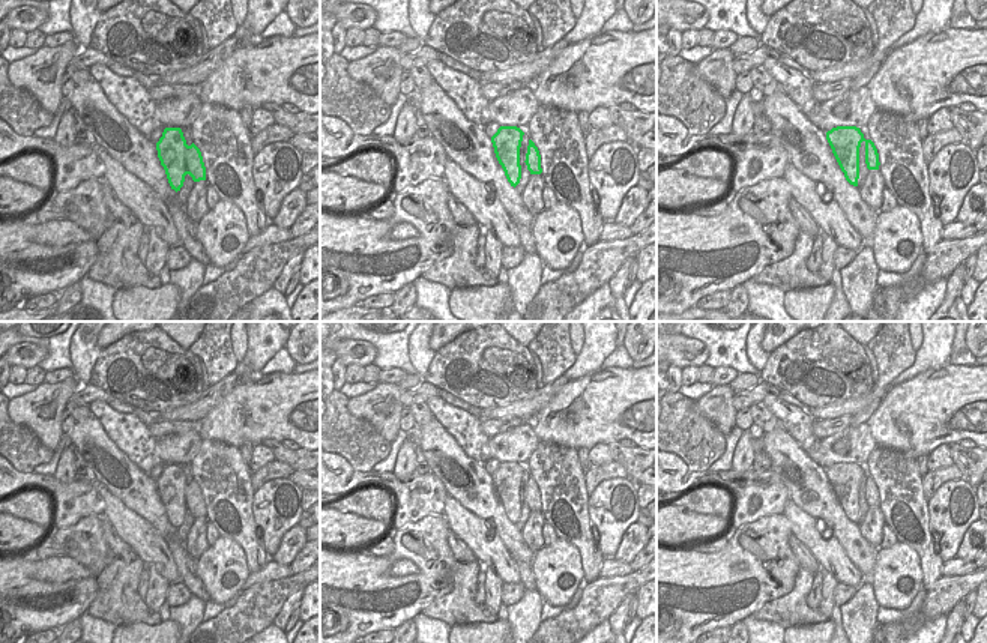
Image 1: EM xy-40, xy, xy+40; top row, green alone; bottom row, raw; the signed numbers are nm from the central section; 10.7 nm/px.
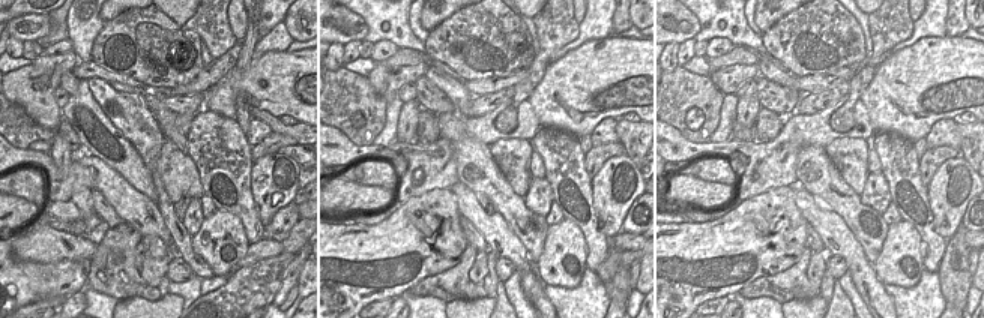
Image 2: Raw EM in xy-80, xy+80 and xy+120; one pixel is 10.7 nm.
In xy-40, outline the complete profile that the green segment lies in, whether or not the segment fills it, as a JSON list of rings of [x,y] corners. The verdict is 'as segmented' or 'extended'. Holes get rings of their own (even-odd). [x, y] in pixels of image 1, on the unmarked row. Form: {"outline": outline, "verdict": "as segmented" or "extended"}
{"outline": [[[165,464],[162,473],[156,479],[158,494],[165,506],[168,520],[176,529],[180,527],[185,512],[189,511],[194,518],[206,517],[206,503],[200,485],[192,479],[186,481],[180,464]]], "verdict": "as segmented"}

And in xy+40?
{"outline": [[[837,463],[826,469],[832,490],[844,509],[846,517],[858,523],[859,515],[859,484],[865,479],[865,500],[868,506],[879,506],[879,490],[871,476],[865,476],[856,463]]], "verdict": "as segmented"}

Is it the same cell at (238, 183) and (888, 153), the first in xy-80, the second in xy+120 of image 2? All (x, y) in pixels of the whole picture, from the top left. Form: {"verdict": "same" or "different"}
{"verdict": "same"}

